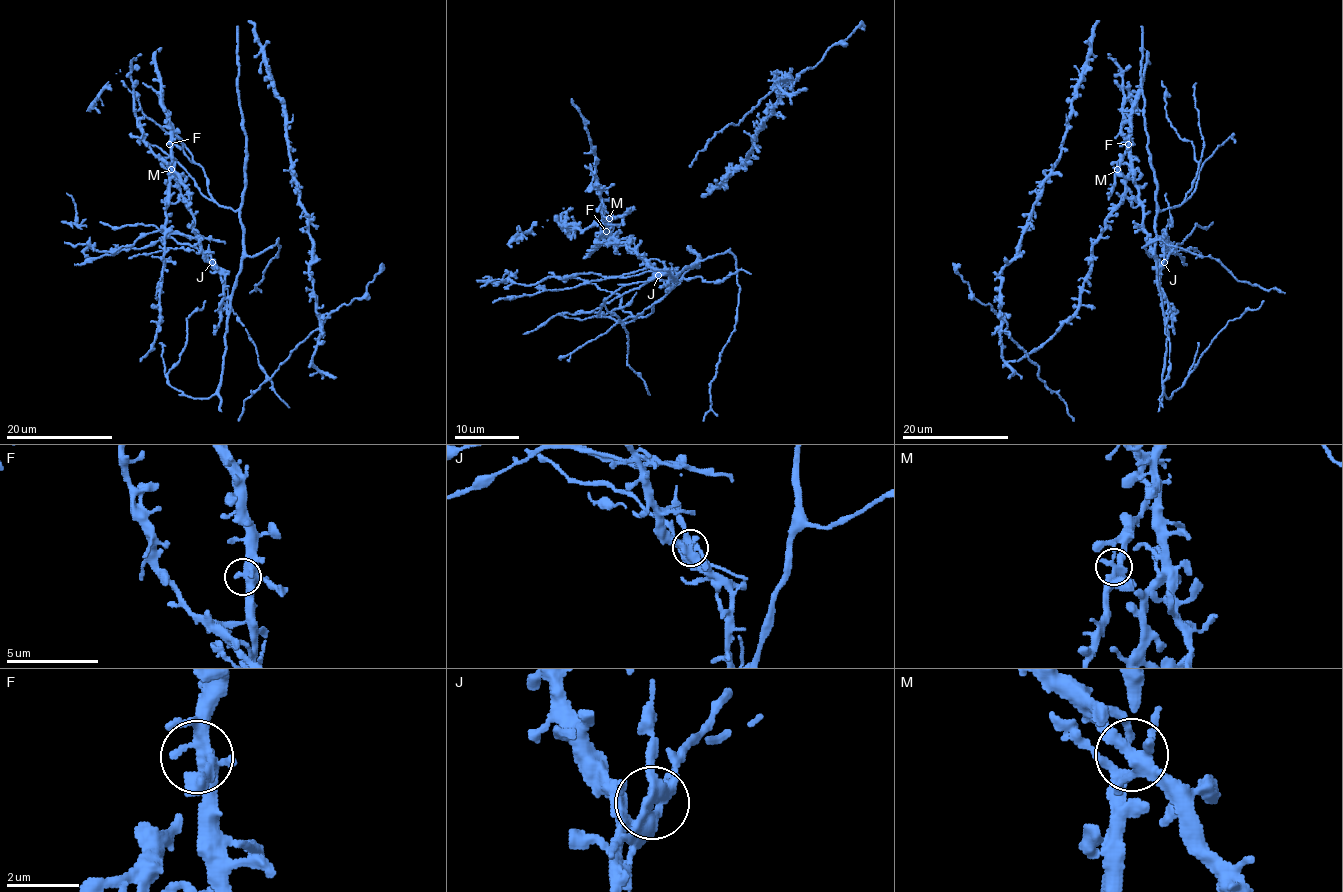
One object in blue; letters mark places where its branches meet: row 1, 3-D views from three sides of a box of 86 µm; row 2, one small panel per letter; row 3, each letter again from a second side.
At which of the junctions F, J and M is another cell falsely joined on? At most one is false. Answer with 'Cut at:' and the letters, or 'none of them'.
Cut at: J

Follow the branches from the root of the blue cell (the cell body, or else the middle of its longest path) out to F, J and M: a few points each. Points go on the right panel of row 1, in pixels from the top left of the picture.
F: (1142, 88), (1149, 164), (1157, 186), (1154, 261), (1162, 297), (1160, 260), (1144, 228), (1128, 144)
J: (1142, 88), (1149, 164), (1157, 186), (1154, 261), (1162, 297), (1165, 293), (1160, 287), (1160, 267), (1164, 263)
M: (1142, 88), (1162, 297), (1160, 260), (1144, 228), (1134, 174), (1117, 169)

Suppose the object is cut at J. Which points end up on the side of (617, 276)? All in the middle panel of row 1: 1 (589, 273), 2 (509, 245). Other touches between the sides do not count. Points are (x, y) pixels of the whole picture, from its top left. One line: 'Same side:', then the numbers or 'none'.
Same side: 1

